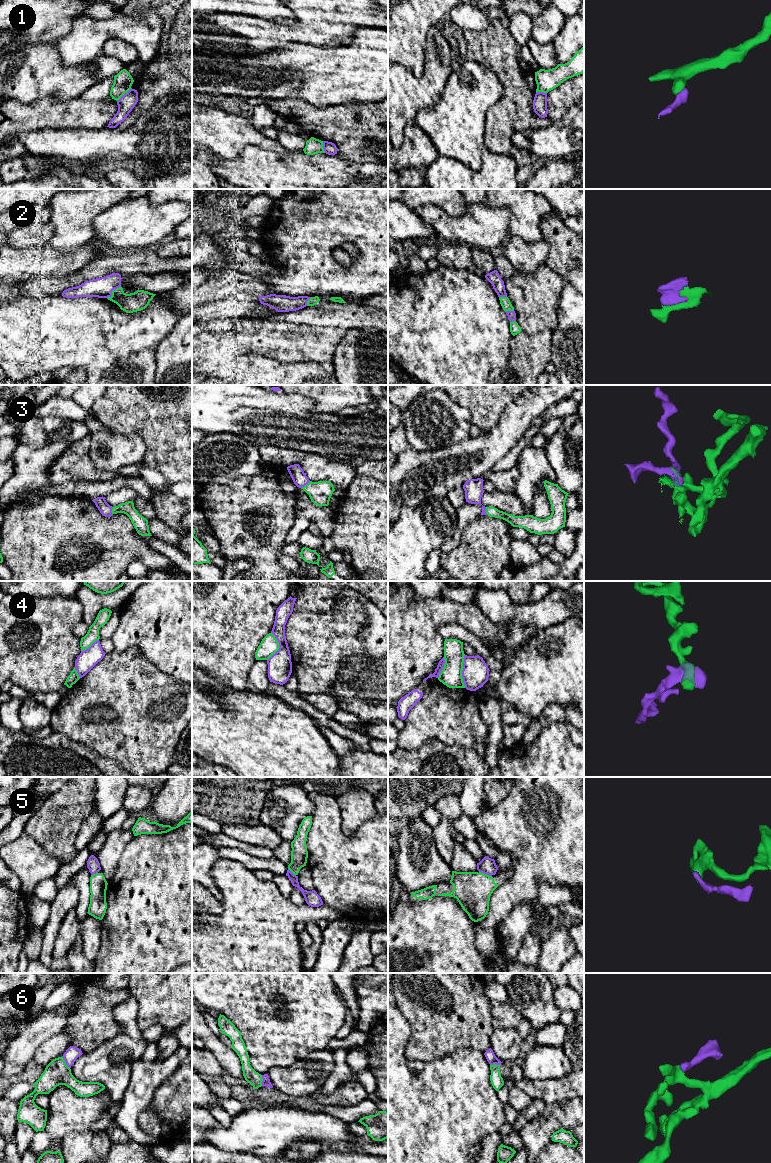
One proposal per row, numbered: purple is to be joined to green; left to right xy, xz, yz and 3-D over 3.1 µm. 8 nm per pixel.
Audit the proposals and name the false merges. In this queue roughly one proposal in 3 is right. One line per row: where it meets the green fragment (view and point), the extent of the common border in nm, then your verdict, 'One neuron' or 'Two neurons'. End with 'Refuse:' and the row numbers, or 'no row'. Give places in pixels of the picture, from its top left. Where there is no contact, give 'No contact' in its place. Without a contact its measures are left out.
1: Touches green at xy (123, 94). Shared border 160 nm. Two neurons
2: Touches green at xy (112, 291). Shared border 160 nm. One neuron
3: Touches green at xz (305, 485). Shared border 100 nm. One neuron
4: Touches green at yz (461, 671). Shared border 260 nm. Two neurons
5: Touches green at yz (485, 874). Shared border 110 nm. Two neurons
6: Touches green at xy (64, 1062). Shared border 120 nm. Two neurons
Refuse: 1, 4, 5, 6

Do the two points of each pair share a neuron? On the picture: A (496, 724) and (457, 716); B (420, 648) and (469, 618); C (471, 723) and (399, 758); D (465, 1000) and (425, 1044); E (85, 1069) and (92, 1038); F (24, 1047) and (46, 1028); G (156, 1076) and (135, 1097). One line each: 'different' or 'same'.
A: different
B: same
C: different
D: same
E: different
F: same
G: same

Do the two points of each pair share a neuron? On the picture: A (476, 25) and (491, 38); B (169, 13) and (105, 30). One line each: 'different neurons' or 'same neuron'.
A: different neurons
B: different neurons

